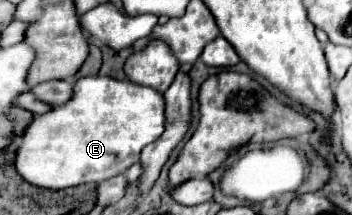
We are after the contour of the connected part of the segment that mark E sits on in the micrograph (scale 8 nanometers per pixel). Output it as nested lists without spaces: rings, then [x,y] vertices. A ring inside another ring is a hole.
[[[108,76],[78,78],[72,90],[72,98],[48,110],[46,114],[34,116],[22,134],[22,144],[16,150],[16,172],[32,186],[44,190],[64,190],[78,184],[92,184],[108,180],[116,174],[124,174],[132,164],[140,160],[140,152],[146,144],[158,140],[164,132],[164,98],[148,88],[128,80],[114,80]]]

